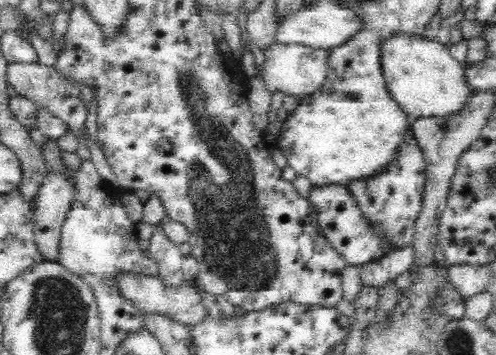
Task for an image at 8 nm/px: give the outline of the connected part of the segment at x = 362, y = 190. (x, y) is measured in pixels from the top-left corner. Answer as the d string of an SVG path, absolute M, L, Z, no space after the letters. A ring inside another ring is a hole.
M410 138L401 146L396 160L392 161L389 169L372 178L360 179L349 184L350 192L361 211L368 220L377 222L379 228L387 232L387 238L394 249L408 247L412 240L414 222L422 208L422 192L426 182L425 168L426 161L422 151L417 141Z

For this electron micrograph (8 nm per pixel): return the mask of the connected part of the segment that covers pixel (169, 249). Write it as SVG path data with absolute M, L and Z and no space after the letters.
M159 222L155 224L154 233L149 241L147 250L150 252L150 258L157 262L160 271L158 277L164 281L166 286L185 284L181 267L185 256L180 252L179 245L174 244L165 235Z

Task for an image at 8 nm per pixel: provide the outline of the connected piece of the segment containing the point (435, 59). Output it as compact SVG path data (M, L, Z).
M394 36L383 42L382 71L390 96L412 119L449 117L466 106L474 94L466 78L465 66L450 54L446 44L437 39L417 36Z

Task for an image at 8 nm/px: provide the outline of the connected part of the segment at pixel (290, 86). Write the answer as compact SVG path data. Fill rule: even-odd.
M276 41L263 54L265 62L260 76L269 91L281 90L286 96L296 96L300 101L319 89L326 80L329 58L326 50L315 50L302 44L280 44Z

